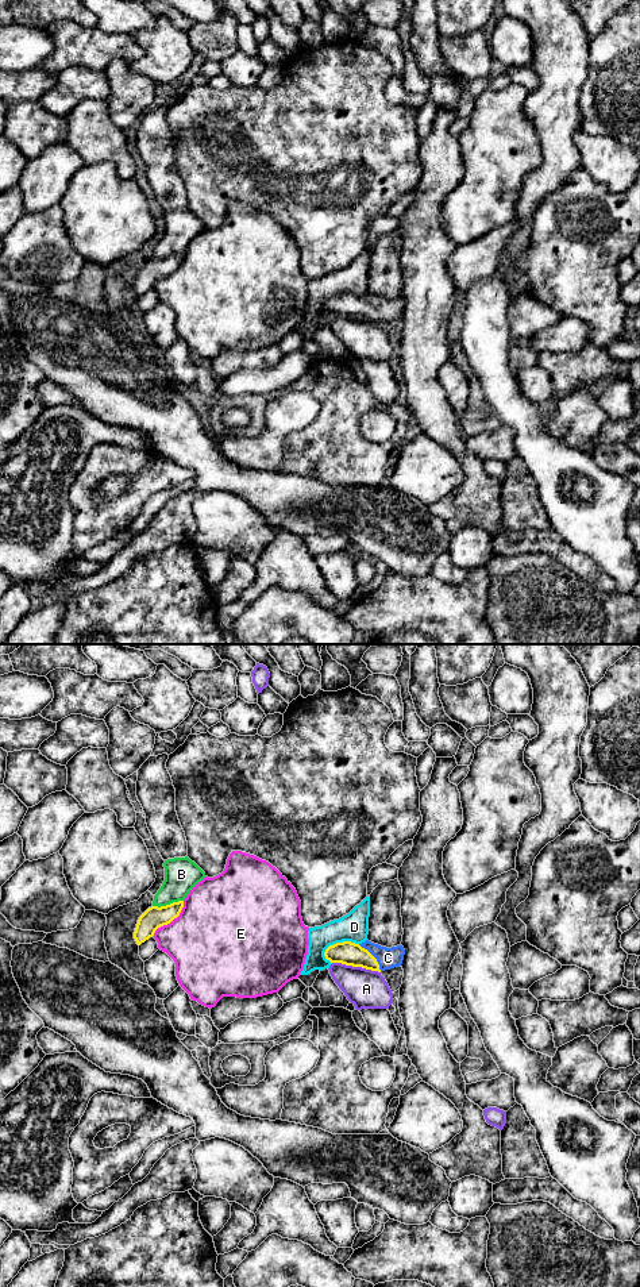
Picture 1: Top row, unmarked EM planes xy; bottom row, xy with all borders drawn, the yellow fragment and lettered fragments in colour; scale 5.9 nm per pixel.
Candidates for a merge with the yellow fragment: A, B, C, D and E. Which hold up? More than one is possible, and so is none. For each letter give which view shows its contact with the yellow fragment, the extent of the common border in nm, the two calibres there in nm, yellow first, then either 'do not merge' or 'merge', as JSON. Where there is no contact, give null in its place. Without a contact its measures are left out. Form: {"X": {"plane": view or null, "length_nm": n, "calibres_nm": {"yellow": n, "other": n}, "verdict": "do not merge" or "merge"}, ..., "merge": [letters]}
{"A": {"plane": "xy", "length_nm": 300, "calibres_nm": {"yellow": 140, "other": 240}, "verdict": "do not merge"}, "B": {"plane": "xy", "length_nm": 190, "calibres_nm": {"yellow": 140, "other": 200}, "verdict": "do not merge"}, "C": {"plane": "xy", "length_nm": 220, "calibres_nm": {"yellow": 140, "other": 130}, "verdict": "merge"}, "D": {"plane": "xy", "length_nm": 220, "calibres_nm": {"yellow": 140, "other": 180}, "verdict": "do not merge"}, "E": {"plane": "xy", "length_nm": 280, "calibres_nm": {"yellow": 140, "other": 460}, "verdict": "do not merge"}, "merge": ["C"]}

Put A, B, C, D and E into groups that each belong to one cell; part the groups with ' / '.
A / B / C / D / E

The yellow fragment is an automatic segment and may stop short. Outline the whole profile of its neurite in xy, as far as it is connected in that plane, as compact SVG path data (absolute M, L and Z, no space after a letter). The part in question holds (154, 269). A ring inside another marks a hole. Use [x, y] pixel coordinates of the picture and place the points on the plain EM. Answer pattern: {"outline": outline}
{"outline": "M184 253L166 258L151 258L138 271L134 290L138 297L154 288L155 282L177 270L184 259Z"}

